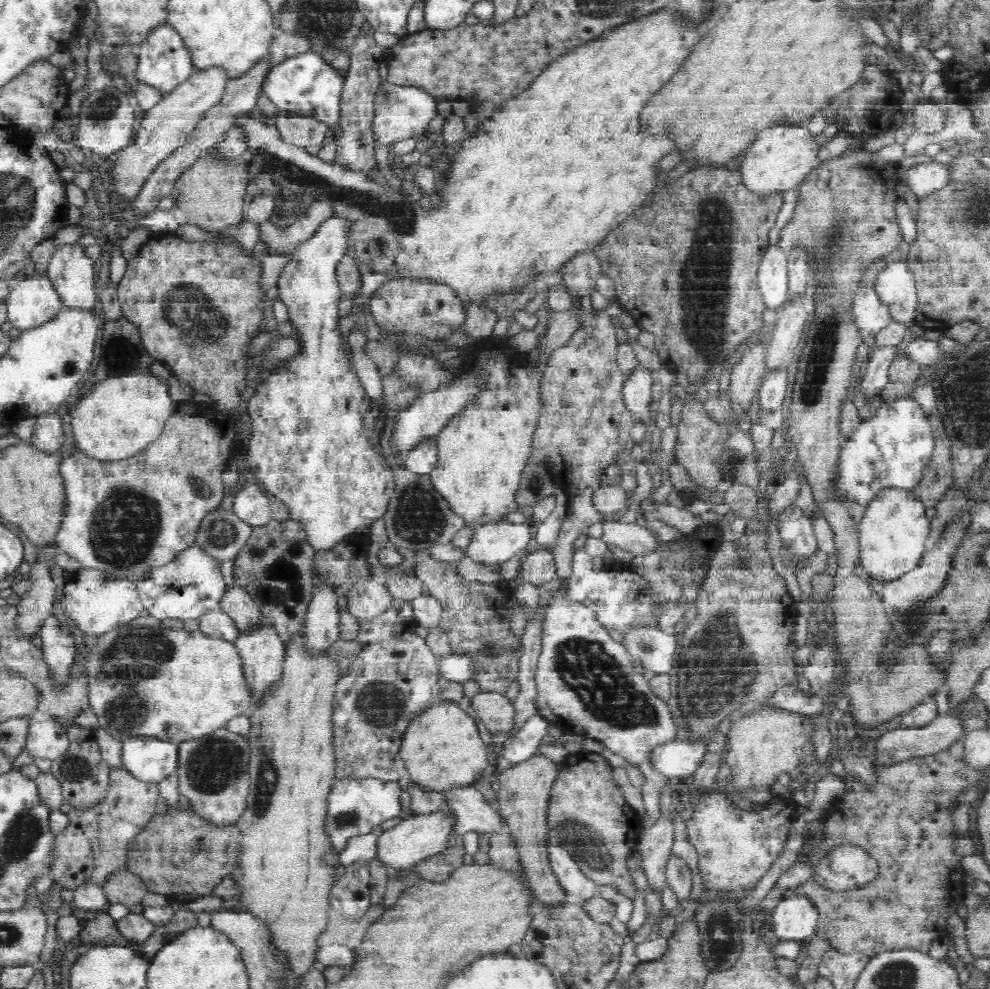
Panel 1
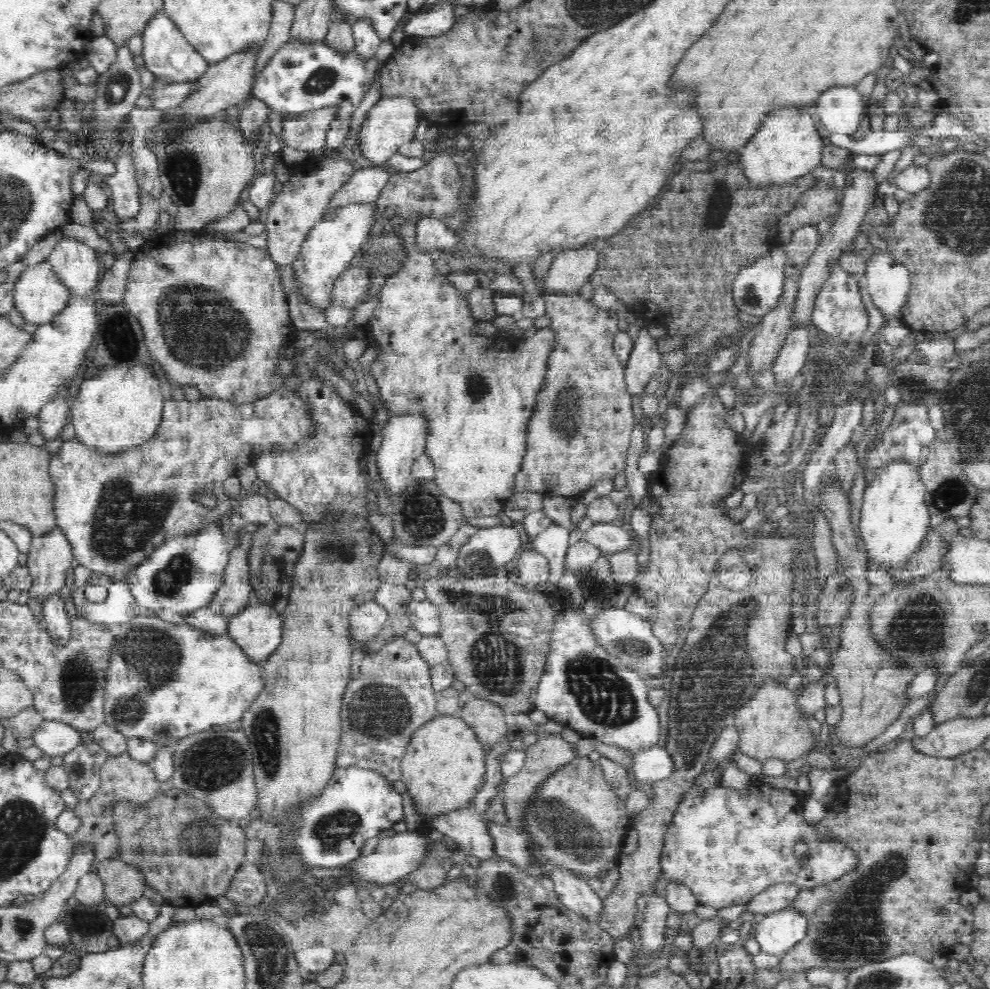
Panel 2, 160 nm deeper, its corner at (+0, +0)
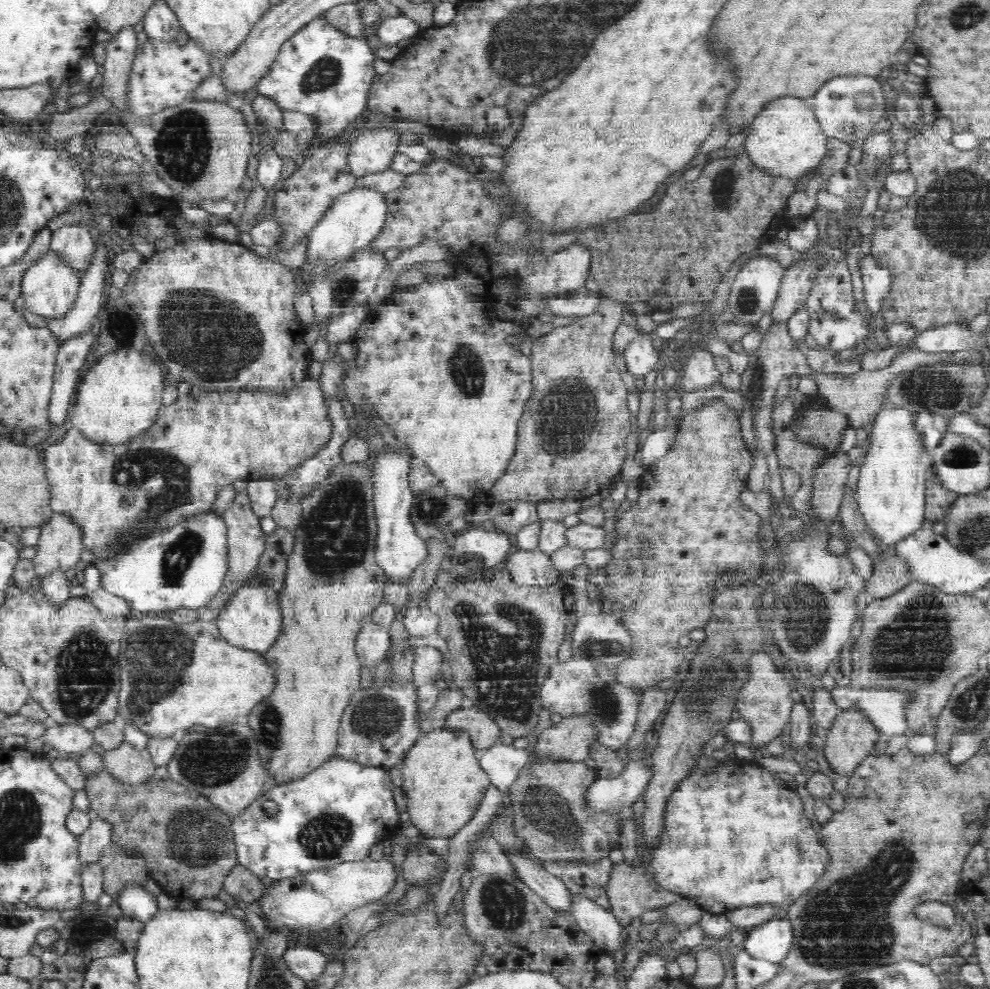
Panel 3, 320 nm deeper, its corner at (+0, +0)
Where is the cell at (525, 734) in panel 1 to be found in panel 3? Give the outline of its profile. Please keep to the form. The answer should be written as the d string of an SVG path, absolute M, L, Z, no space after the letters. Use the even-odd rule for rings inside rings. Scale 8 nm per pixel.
M497 742L494 746L476 752L482 770L487 772L491 784L506 791L516 782L519 772L529 763L530 749L504 745Z

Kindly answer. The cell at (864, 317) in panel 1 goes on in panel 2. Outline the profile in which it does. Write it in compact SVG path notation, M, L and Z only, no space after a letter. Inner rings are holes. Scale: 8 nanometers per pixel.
M836 269L831 277L823 284L815 300L812 313L813 324L826 332L833 341L840 343L859 342L870 326L870 314L862 300L862 292L858 280L852 273Z

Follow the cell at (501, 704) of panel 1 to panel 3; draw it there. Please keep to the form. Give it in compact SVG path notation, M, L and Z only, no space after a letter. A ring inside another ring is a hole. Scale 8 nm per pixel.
M475 706L451 712L443 728L469 732L470 740L473 741L476 751L490 748L500 742L502 733L500 727L494 723L494 718Z

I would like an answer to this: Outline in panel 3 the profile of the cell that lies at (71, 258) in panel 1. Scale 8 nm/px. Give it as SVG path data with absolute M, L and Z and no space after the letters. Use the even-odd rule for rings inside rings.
M83 223L64 226L52 232L51 251L62 259L62 263L74 267L80 278L93 262L96 234Z

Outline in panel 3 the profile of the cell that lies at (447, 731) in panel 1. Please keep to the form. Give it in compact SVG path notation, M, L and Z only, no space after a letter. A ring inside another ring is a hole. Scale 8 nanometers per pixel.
M434 729L421 734L408 750L402 766L401 788L414 826L427 838L452 838L476 814L491 780L478 762L469 732Z

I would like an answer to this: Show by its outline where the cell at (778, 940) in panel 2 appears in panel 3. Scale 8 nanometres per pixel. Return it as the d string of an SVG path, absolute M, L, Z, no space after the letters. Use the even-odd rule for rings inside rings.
M785 913L754 927L743 942L743 951L756 960L780 963L794 942L794 925Z

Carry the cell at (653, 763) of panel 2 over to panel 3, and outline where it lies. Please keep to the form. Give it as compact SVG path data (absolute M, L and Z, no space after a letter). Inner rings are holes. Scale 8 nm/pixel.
M651 760L626 761L624 772L611 779L594 781L585 792L585 808L593 808L593 812L608 812L614 808L631 806L643 795L651 776L653 766Z

